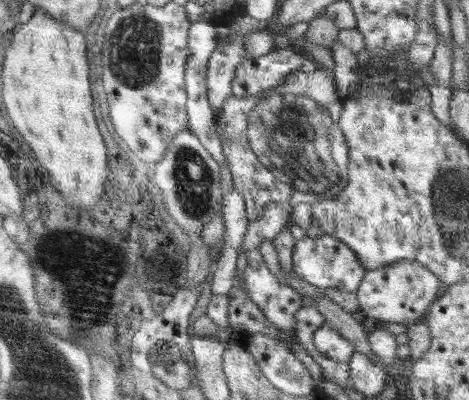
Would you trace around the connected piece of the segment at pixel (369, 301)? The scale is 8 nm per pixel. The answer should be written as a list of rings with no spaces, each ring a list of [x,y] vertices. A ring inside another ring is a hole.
[[[402,261],[387,267],[366,270],[358,285],[356,296],[359,310],[382,322],[396,322],[407,327],[423,322],[430,305],[441,295],[444,285],[433,272],[420,263]]]

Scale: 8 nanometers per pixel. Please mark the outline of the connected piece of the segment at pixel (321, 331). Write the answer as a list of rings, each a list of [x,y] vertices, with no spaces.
[[[326,322],[314,332],[312,344],[326,359],[336,363],[346,364],[354,355],[352,344]]]

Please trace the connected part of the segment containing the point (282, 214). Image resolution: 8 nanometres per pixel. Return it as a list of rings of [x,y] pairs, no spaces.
[[[270,202],[263,208],[262,216],[254,222],[249,222],[244,233],[240,251],[247,252],[251,248],[258,248],[264,240],[273,238],[288,224],[290,211],[293,205],[290,202]]]

